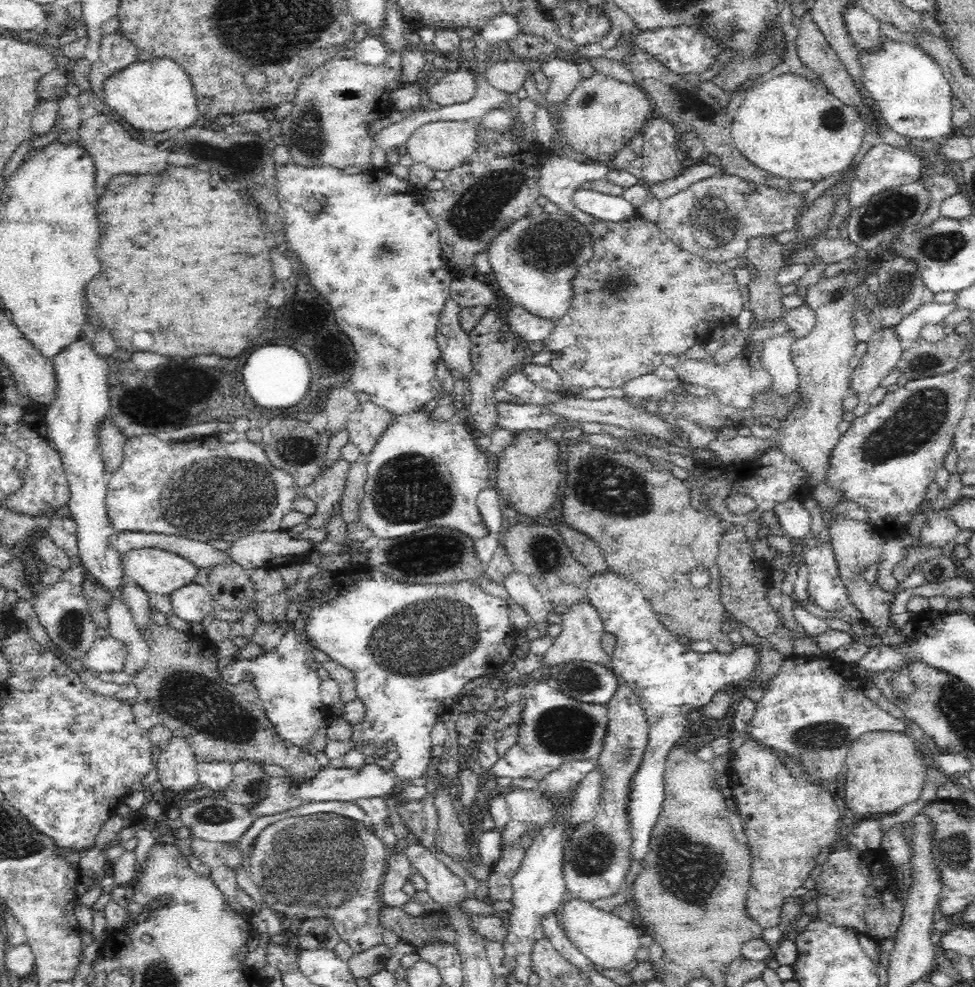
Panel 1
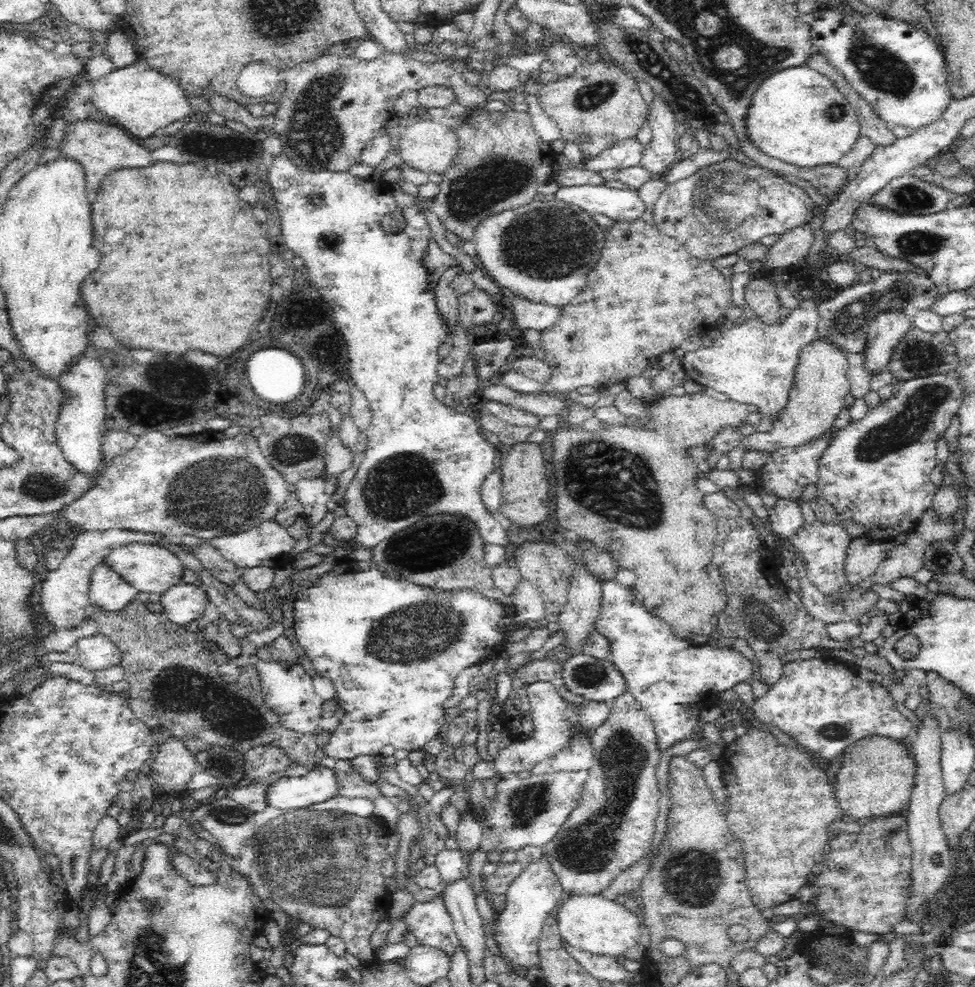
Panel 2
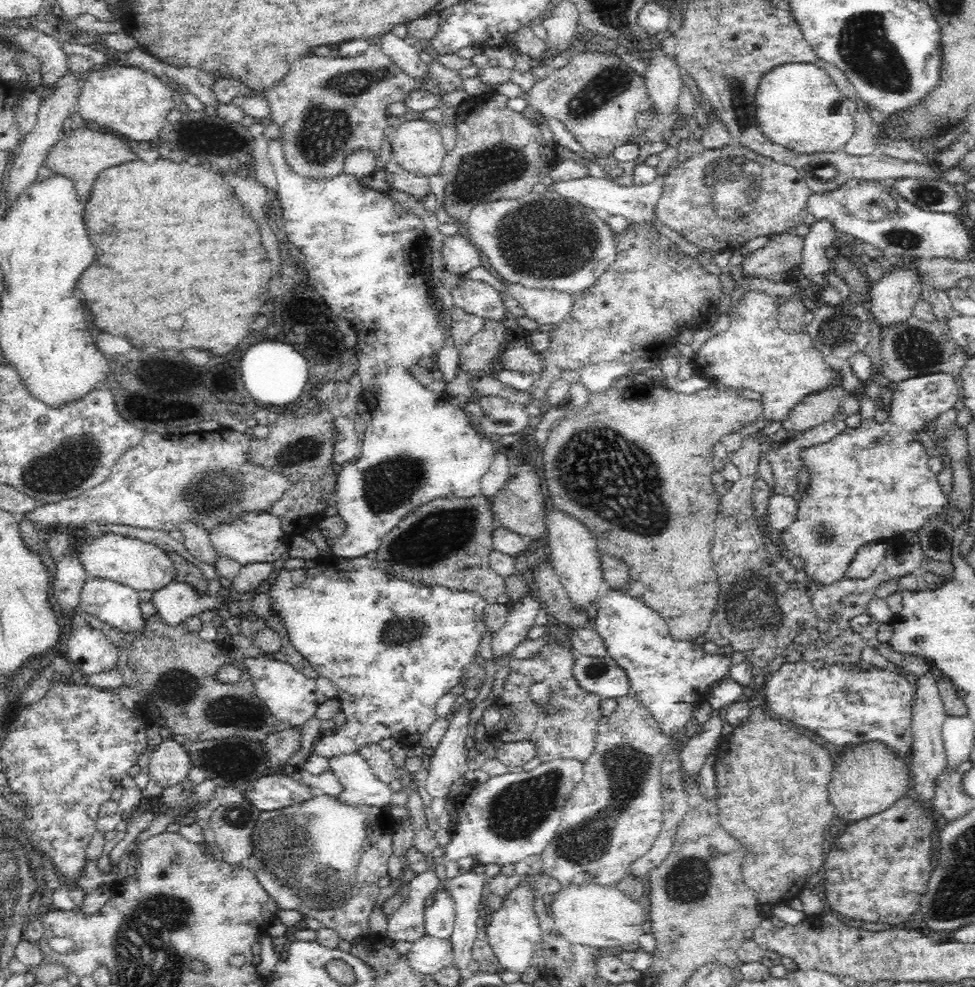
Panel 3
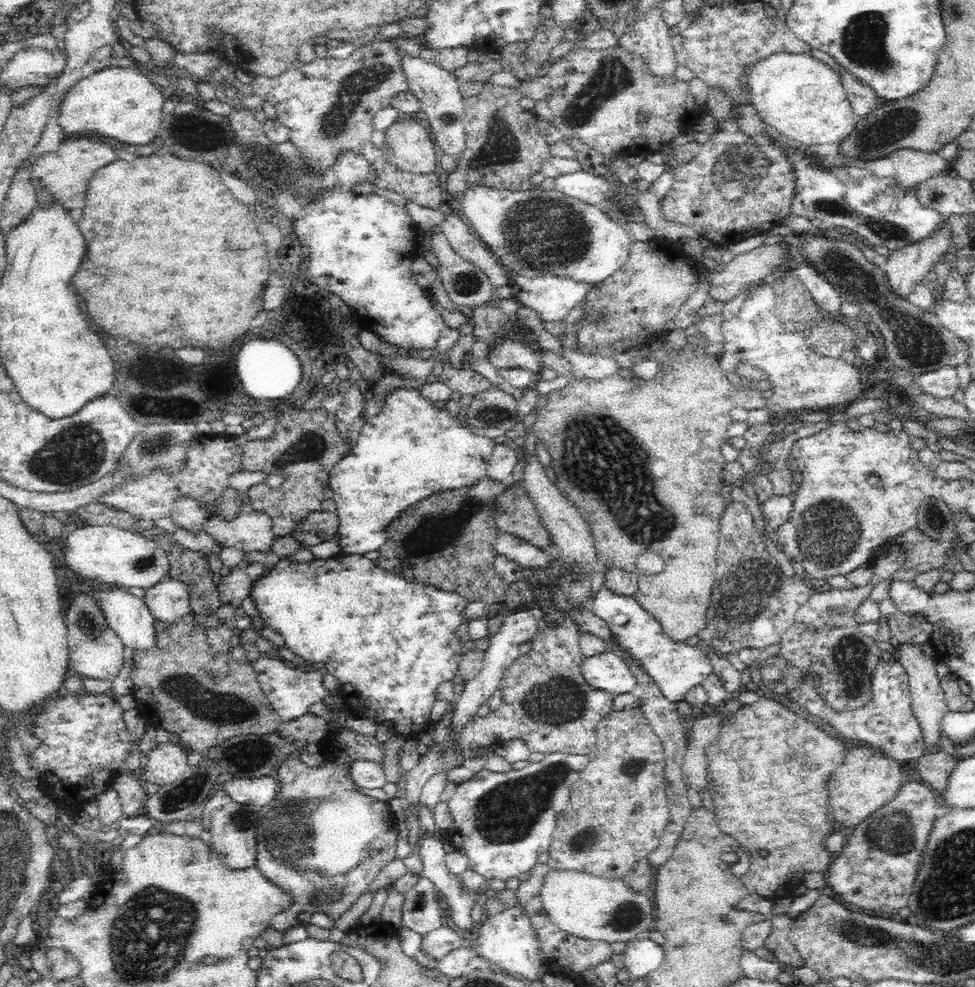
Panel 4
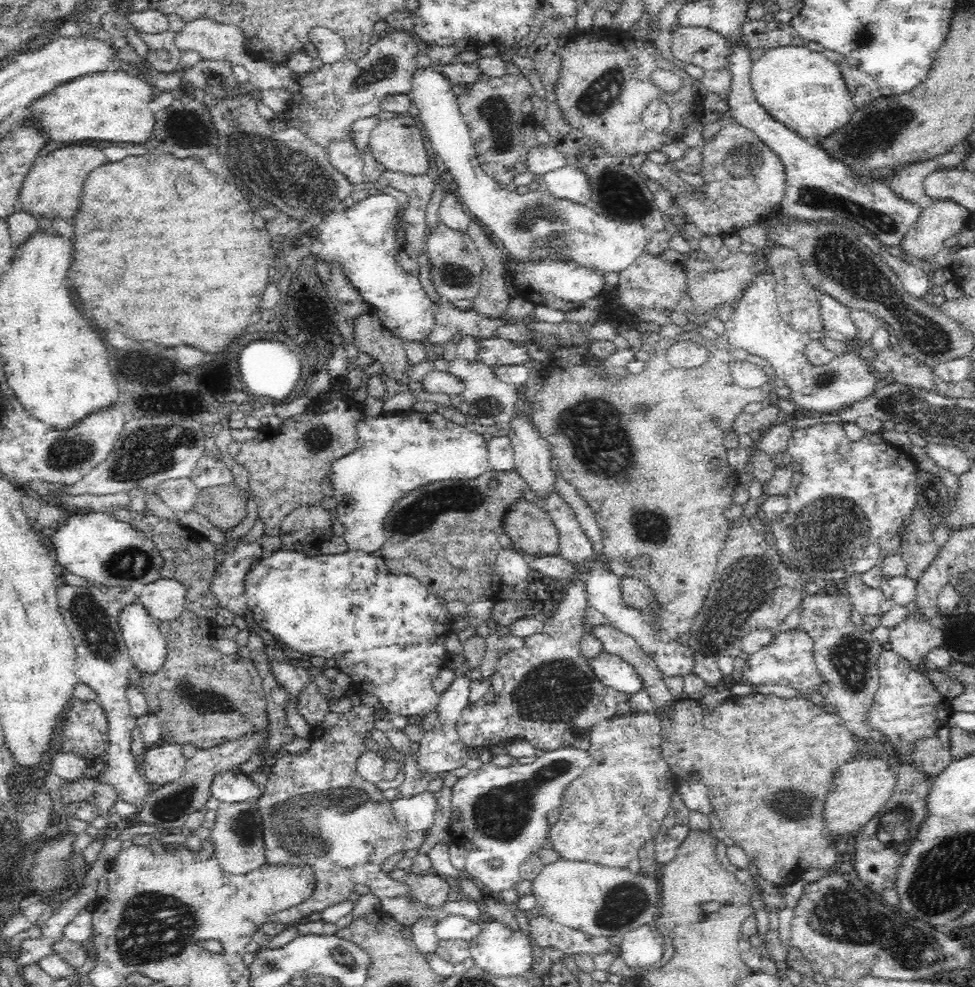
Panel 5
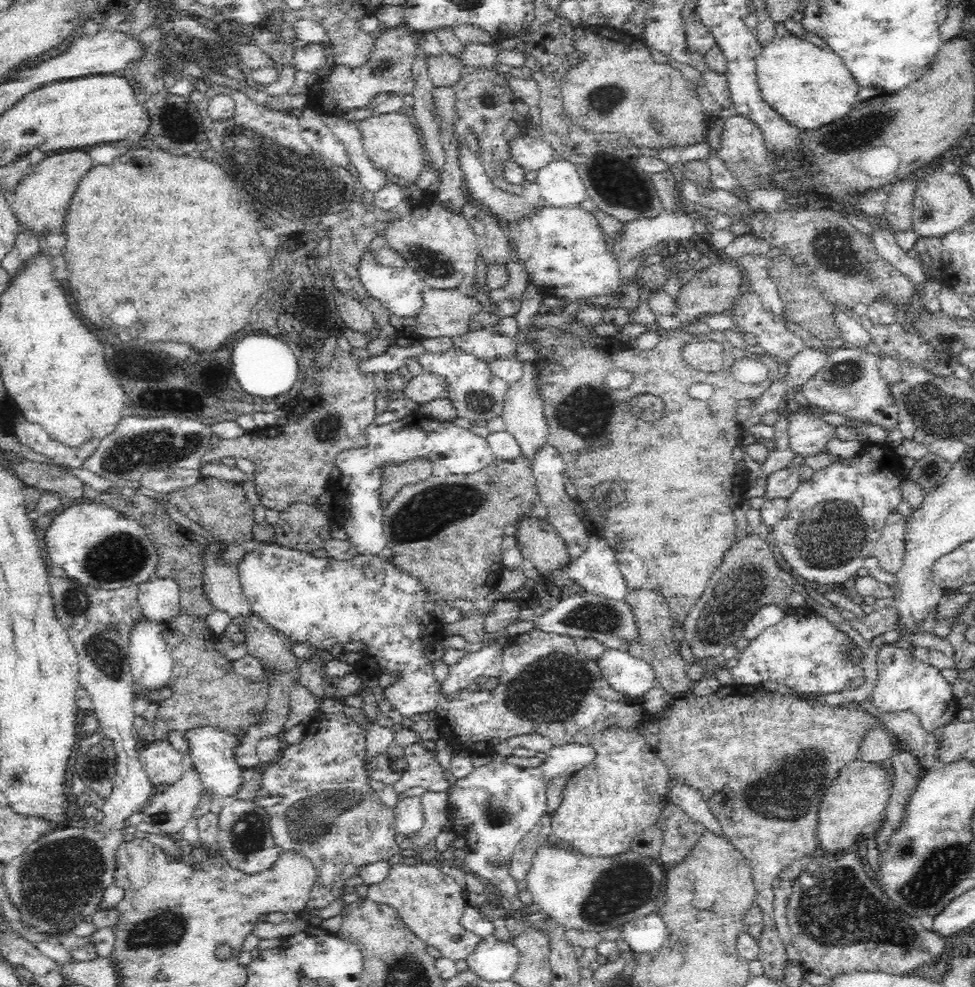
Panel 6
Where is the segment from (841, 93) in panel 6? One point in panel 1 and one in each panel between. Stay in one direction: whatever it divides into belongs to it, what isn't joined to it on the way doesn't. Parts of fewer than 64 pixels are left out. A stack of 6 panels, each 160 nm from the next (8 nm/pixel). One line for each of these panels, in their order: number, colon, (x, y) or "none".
1: (785, 124)
2: (798, 115)
3: (798, 105)
4: (802, 98)
5: (803, 89)

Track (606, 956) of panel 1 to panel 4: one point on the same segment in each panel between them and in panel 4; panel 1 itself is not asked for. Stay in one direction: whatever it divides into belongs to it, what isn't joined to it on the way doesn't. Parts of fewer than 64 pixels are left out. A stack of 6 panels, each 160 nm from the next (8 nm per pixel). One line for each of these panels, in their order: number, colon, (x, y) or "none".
2: (593, 923)
3: (590, 914)
4: (586, 905)

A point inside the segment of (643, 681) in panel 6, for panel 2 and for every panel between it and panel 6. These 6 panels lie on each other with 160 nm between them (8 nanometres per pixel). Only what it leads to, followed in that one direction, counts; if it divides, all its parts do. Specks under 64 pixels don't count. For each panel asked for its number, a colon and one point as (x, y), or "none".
2: (595, 679)
3: (603, 676)
4: (608, 671)
5: (612, 670)

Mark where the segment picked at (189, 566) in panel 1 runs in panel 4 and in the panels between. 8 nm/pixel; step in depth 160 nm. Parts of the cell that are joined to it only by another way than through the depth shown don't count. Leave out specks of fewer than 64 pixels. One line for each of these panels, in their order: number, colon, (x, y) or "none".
2: (148, 567)
3: (140, 565)
4: (100, 554)

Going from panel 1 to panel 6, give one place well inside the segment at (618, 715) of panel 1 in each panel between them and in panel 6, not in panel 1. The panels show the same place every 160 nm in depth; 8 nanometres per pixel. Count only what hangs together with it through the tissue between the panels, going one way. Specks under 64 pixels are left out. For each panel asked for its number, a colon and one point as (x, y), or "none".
2: (610, 828)
3: (611, 818)
4: (618, 808)
5: (620, 801)
6: (603, 806)

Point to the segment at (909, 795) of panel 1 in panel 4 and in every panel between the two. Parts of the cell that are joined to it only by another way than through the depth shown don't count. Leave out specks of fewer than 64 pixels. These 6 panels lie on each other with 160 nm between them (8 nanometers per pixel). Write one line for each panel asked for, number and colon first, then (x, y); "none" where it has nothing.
2: (876, 779)
3: (869, 777)
4: (866, 781)

